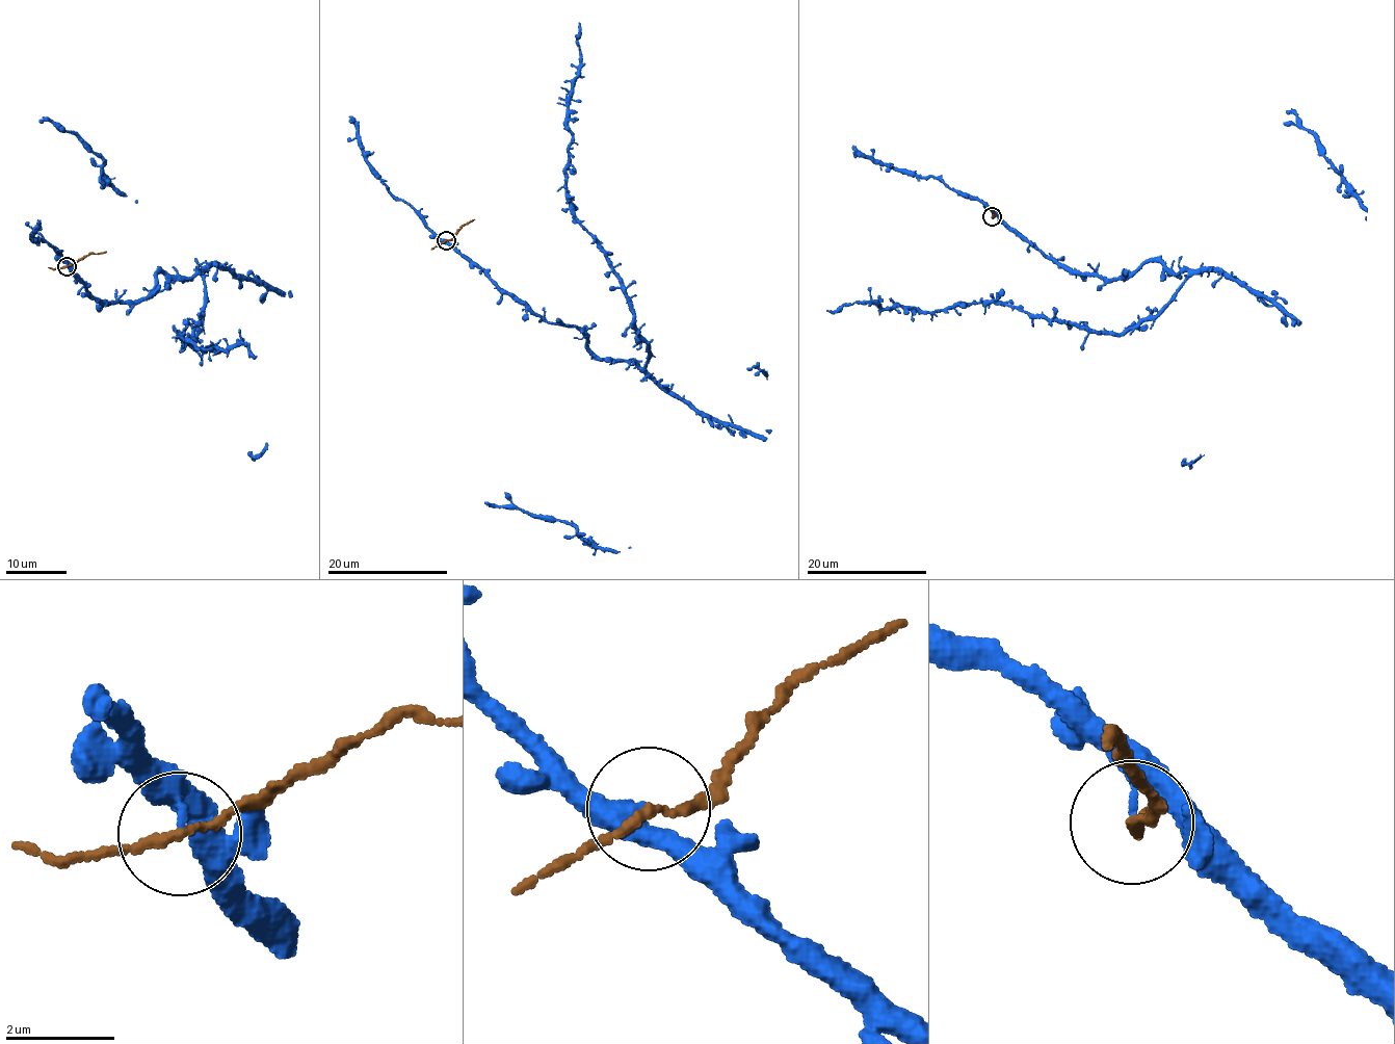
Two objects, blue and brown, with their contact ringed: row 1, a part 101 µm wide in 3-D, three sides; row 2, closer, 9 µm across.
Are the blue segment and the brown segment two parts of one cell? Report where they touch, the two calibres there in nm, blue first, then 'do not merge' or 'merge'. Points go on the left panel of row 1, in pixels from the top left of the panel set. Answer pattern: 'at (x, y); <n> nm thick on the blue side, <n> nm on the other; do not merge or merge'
at (67, 266); 240 nm thick on the blue side, 140 nm on the other; do not merge

